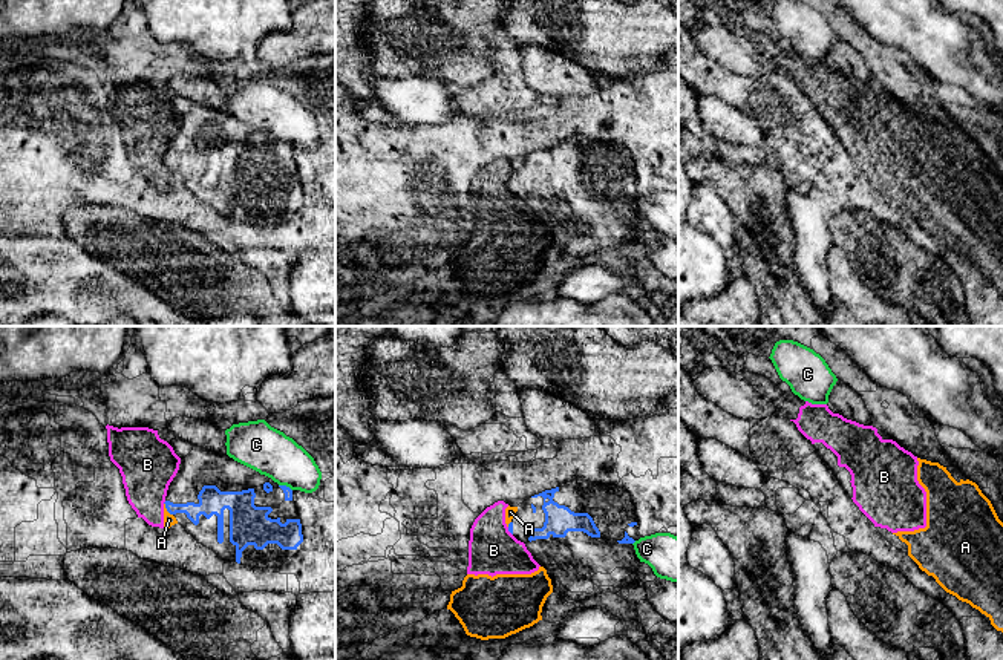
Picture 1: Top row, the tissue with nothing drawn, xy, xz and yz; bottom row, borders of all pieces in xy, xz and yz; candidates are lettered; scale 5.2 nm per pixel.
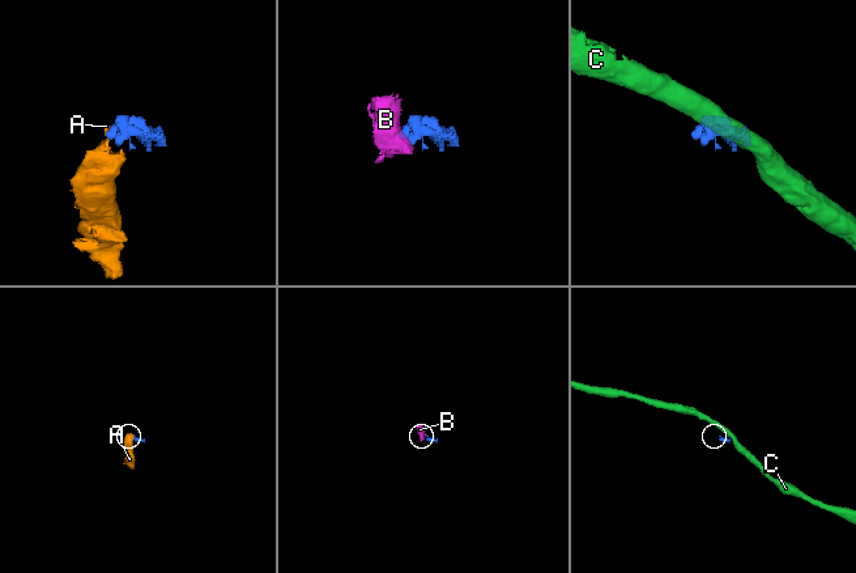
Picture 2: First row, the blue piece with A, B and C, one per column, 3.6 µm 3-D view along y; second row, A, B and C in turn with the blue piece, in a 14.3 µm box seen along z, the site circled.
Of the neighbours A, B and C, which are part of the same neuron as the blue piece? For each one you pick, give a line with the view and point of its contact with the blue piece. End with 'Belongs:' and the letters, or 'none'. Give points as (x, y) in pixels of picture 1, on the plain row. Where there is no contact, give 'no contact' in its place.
Belongs: none

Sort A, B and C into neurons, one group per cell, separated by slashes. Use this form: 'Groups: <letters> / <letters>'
Groups: A B / C

